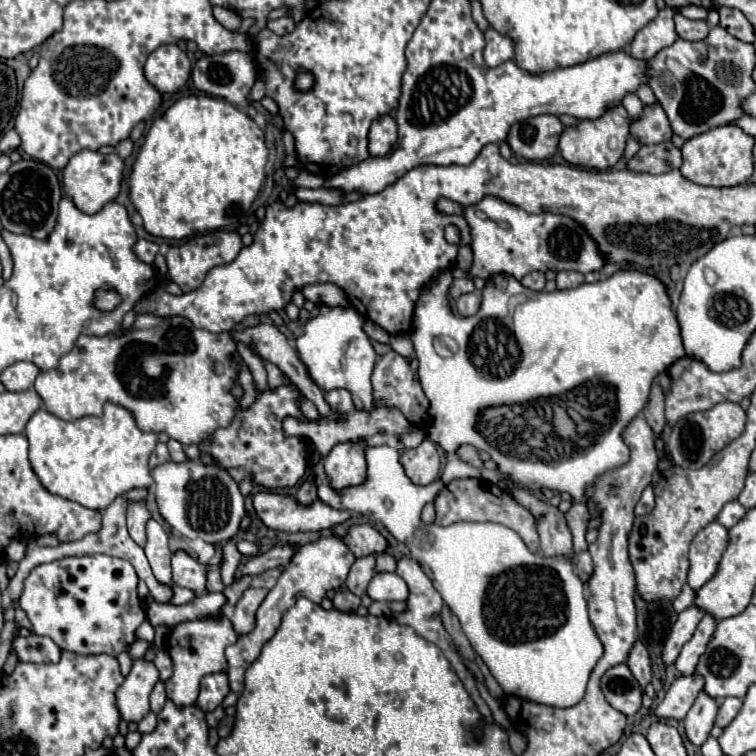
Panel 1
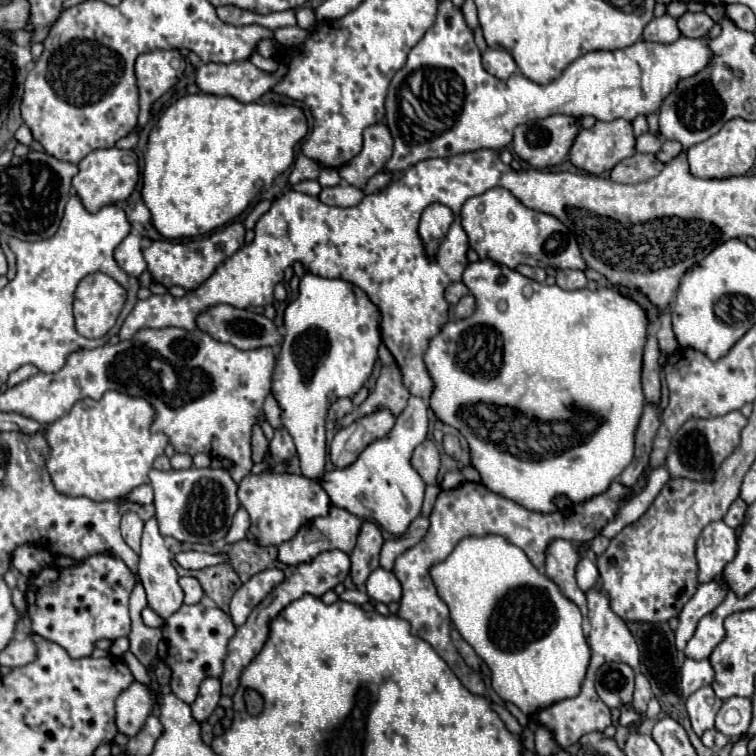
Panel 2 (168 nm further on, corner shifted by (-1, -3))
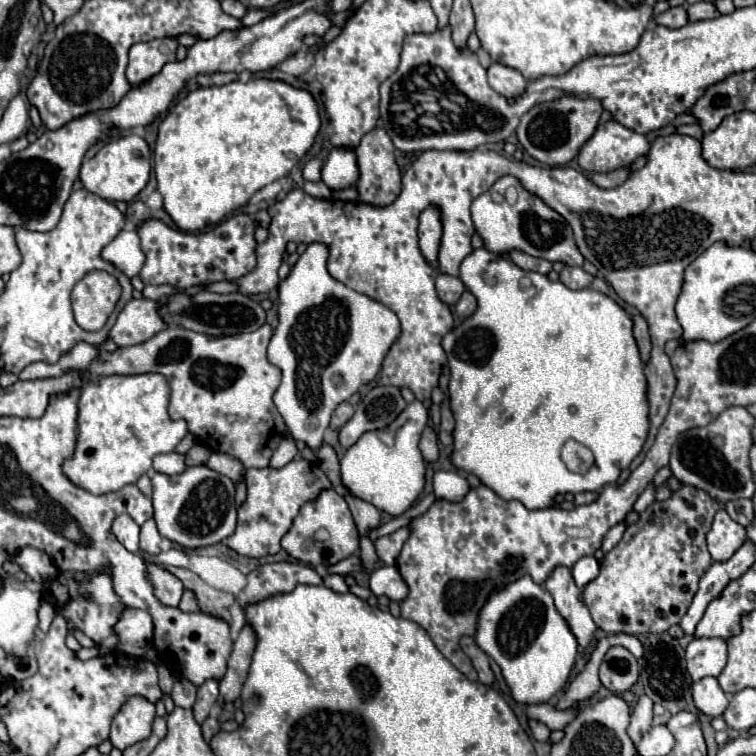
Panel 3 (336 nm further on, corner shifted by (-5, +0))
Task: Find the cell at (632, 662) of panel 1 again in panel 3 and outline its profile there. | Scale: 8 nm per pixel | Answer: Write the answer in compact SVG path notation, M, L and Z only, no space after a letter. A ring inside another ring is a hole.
M644 694L638 698L634 710L632 710L632 720L628 726L628 734L634 740L634 744L640 742L640 736L652 726L652 700Z

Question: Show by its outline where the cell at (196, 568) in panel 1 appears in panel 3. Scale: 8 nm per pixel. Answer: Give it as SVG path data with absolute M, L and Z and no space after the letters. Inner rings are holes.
M184 590L184 596L182 596L178 608L184 610L184 612L196 612L196 610L200 610L198 602L196 602L196 594L192 590Z

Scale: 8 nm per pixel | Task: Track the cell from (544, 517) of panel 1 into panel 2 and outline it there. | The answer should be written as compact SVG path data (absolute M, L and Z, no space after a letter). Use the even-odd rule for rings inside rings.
M558 539L548 547L546 575L552 577L552 581L556 581L556 585L560 585L560 591L564 593L564 597L568 597L574 605L578 605L578 609L586 617L588 615L586 595L578 589L576 579L574 579L578 559L580 559L578 545Z

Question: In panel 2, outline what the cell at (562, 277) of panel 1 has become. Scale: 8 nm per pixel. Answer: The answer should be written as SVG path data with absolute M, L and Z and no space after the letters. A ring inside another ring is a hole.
M564 269L558 271L556 275L556 285L562 289L582 289L586 287L588 279L584 275L584 271L572 271L572 269Z

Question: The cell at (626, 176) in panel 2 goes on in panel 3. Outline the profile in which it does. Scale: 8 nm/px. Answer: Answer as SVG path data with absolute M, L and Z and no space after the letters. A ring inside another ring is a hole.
M624 166L624 168L616 168L612 172L606 172L606 174L592 174L592 180L600 188L616 188L616 186L624 184L630 174L632 174L630 168Z

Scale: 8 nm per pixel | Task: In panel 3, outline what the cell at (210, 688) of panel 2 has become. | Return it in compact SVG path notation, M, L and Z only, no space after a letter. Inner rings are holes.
M206 680L198 688L198 696L194 704L194 718L198 724L202 724L208 718L216 700L218 700L218 680Z

